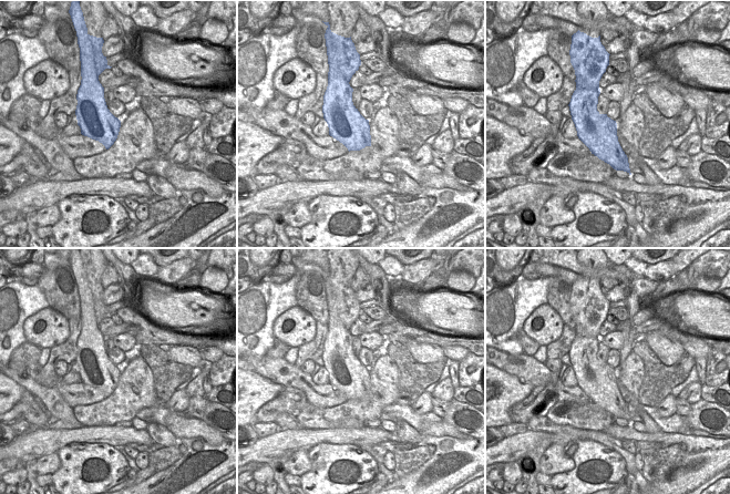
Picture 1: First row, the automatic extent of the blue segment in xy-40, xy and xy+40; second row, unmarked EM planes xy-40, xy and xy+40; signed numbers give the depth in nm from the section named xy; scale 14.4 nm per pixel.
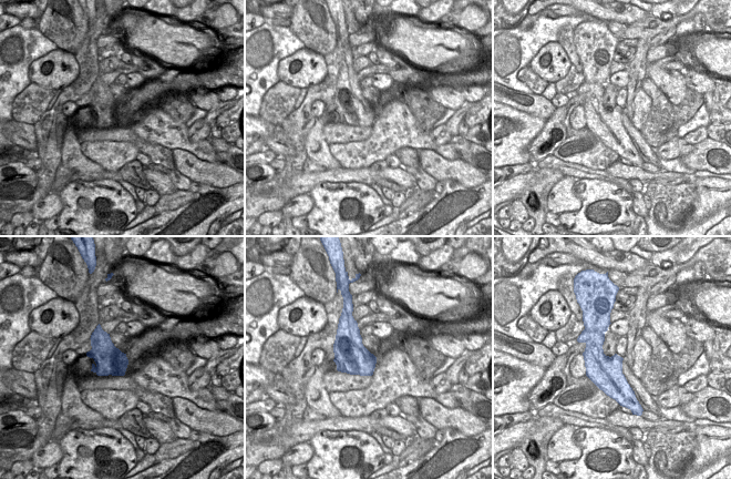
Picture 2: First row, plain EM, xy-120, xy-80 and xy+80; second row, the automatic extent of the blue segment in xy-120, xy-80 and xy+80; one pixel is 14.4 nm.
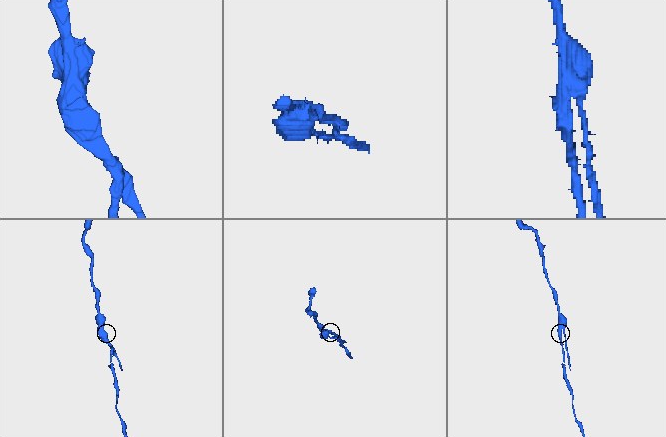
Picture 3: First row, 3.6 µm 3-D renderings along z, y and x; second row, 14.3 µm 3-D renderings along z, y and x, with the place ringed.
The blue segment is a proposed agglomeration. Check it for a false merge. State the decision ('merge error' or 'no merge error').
merge error

